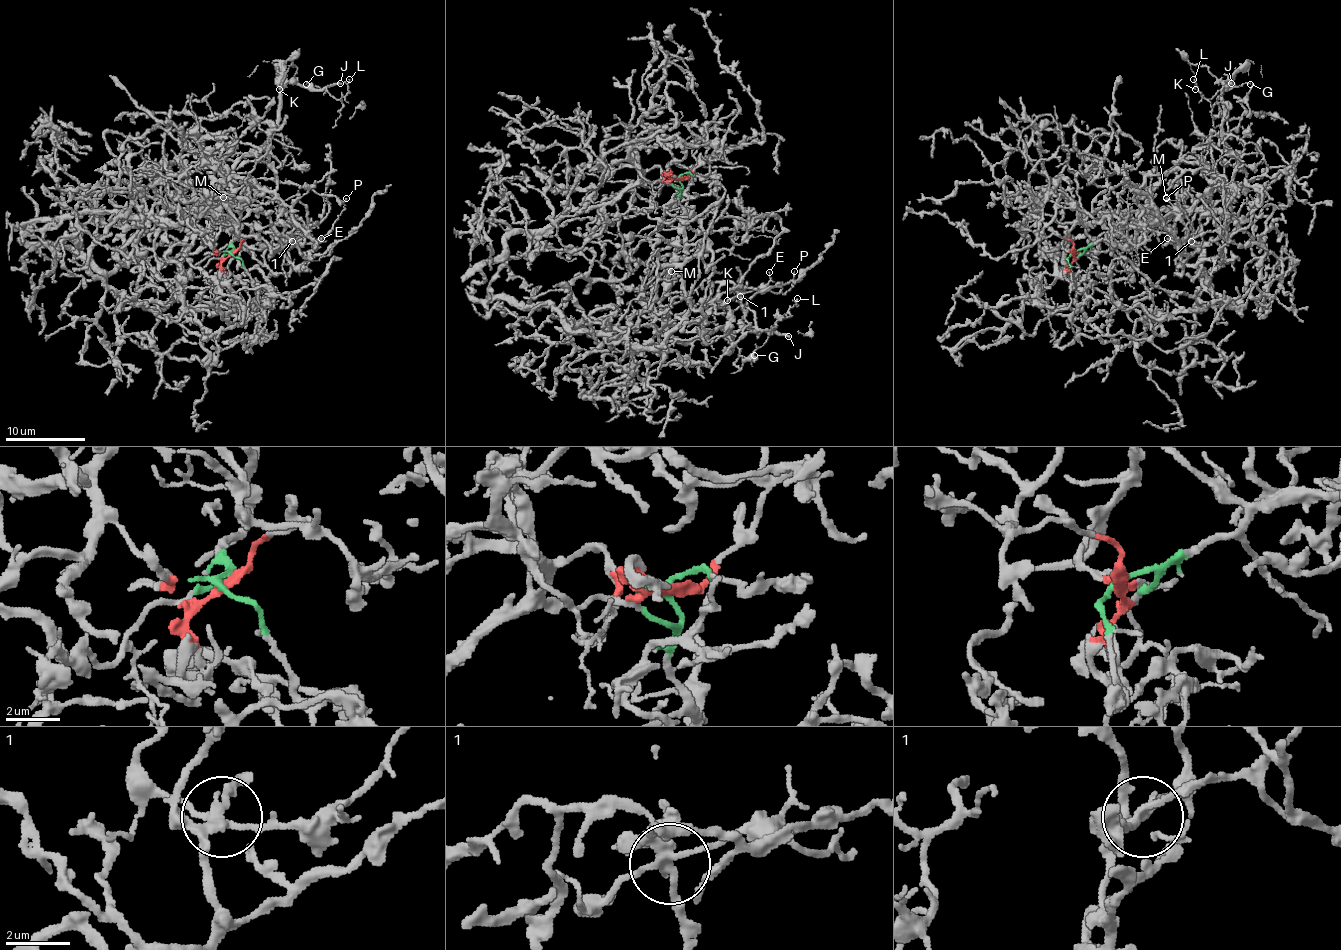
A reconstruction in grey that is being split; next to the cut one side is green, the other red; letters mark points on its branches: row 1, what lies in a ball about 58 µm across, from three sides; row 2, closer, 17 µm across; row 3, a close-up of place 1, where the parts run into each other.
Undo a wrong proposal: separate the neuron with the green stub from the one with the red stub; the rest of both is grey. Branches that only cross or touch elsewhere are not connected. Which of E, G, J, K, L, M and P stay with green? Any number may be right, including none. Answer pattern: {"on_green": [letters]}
{"on_green": ["E", "G", "J", "K", "L", "M", "P"]}

